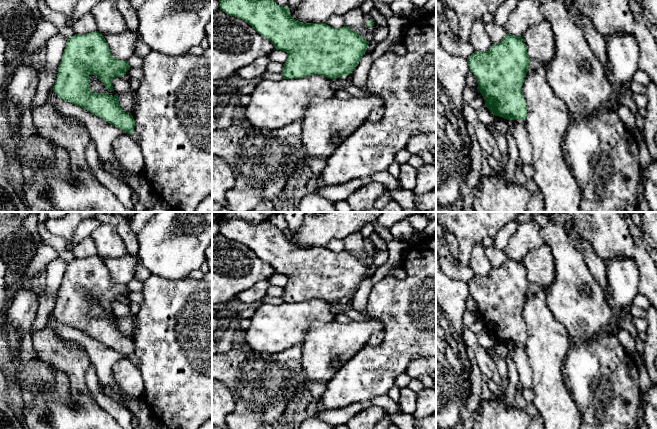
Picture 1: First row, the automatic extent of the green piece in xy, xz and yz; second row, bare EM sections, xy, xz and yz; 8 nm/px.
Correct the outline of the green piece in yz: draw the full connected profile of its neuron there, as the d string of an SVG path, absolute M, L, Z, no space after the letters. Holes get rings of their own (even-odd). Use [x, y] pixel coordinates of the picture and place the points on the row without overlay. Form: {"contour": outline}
{"contour": "M507 258L488 275L475 275L467 285L490 336L507 344L525 344L522 310L529 281L522 261Z"}

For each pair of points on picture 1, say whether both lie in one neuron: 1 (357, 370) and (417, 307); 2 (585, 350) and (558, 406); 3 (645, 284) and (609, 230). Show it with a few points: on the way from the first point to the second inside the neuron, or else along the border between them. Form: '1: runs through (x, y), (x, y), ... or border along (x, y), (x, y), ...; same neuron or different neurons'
1: runs through (375, 360), (410, 325); same neuron
2: border along (567, 387), (569, 391); different neurons
3: runs through (645, 270), (645, 265), (623, 244); same neuron

